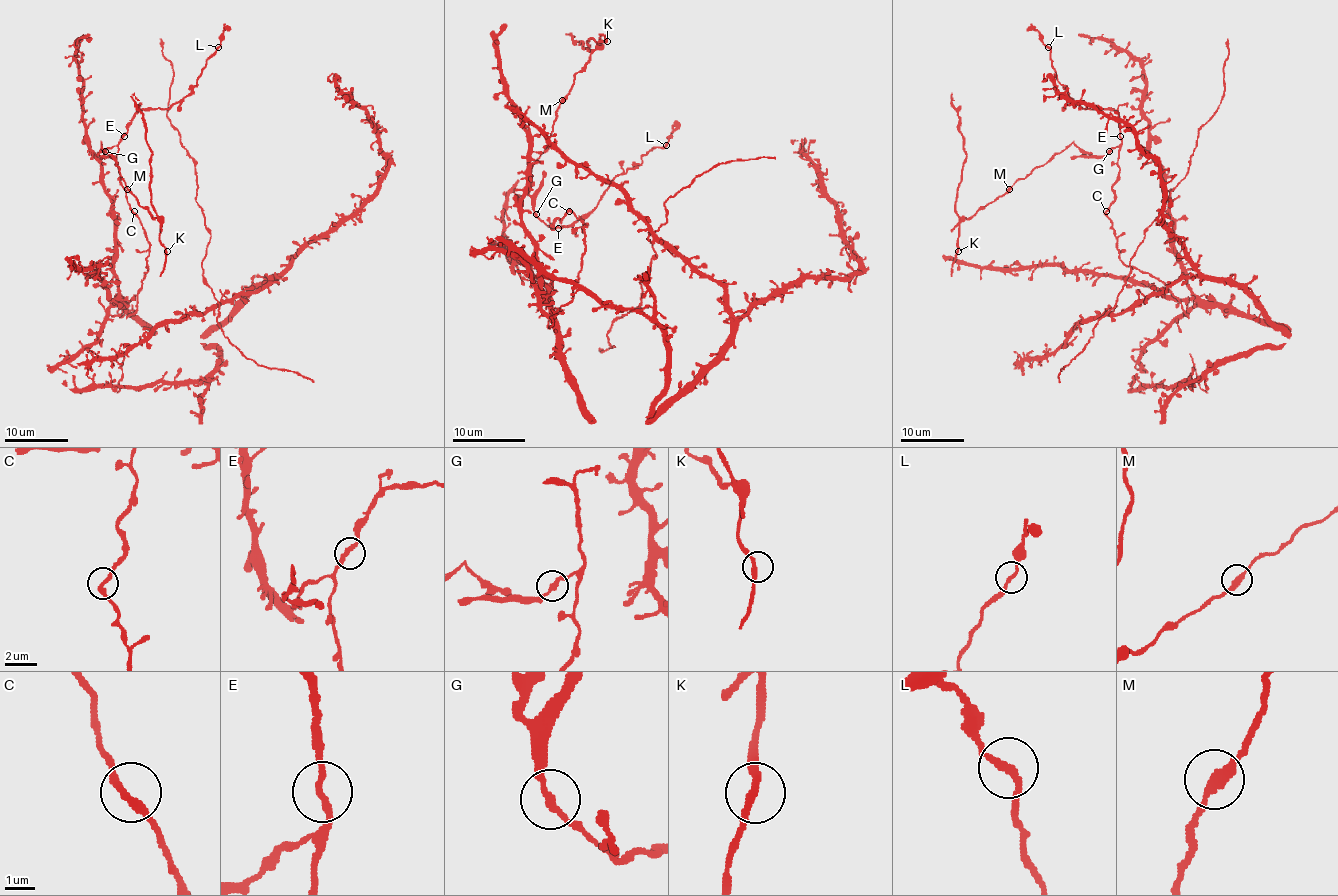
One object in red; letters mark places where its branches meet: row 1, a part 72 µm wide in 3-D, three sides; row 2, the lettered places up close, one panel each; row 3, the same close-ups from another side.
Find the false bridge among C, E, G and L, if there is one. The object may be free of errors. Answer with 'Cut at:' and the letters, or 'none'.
Cut at: G

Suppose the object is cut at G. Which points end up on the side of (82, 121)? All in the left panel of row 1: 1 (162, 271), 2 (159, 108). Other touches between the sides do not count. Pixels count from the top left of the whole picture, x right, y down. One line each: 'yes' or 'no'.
1: no
2: yes

